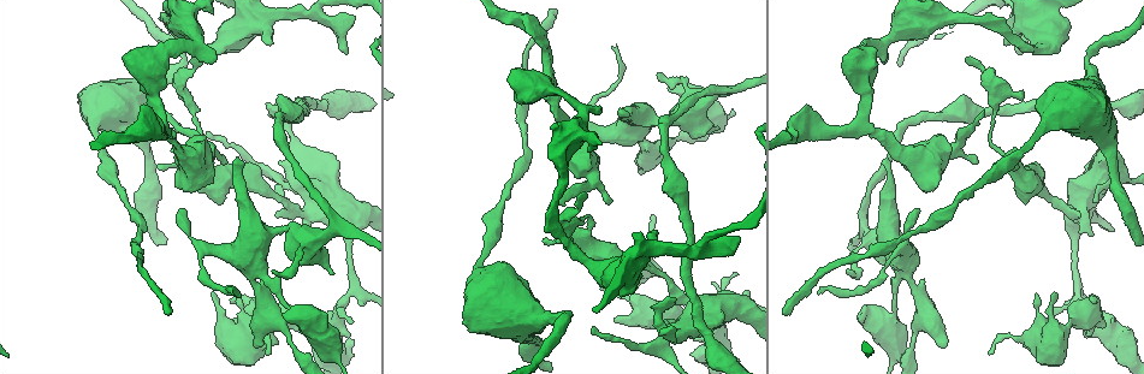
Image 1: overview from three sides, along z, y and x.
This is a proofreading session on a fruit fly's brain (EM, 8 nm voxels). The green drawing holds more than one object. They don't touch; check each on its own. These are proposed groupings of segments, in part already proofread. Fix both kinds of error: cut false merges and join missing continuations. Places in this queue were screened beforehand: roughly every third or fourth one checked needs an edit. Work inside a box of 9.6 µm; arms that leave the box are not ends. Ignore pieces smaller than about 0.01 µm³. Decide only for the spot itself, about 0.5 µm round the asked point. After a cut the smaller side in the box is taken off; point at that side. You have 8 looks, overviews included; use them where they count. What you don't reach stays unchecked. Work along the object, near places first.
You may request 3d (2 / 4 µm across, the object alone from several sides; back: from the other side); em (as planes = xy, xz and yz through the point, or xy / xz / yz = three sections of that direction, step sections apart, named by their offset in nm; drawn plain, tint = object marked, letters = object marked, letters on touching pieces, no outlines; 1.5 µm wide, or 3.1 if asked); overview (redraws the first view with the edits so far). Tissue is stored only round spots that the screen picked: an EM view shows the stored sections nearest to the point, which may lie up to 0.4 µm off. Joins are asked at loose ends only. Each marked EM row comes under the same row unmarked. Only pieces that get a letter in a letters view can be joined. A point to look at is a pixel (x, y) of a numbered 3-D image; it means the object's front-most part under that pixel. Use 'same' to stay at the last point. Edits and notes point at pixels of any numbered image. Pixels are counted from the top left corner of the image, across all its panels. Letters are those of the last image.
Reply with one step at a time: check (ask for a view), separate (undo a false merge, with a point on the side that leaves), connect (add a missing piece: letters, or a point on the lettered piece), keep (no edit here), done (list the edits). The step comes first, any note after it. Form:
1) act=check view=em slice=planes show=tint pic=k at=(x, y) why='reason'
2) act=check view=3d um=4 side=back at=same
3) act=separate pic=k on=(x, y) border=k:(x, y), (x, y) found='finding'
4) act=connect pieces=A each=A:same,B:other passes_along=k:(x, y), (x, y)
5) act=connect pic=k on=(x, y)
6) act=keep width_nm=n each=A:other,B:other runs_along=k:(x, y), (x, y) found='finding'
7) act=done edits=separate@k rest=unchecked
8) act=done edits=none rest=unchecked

act=check view=3d um=2 side=back pic=1 at=(585, 193)

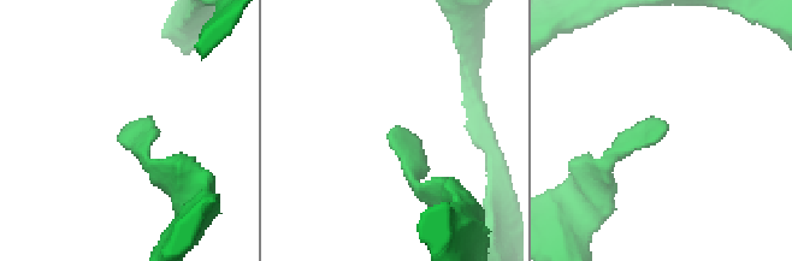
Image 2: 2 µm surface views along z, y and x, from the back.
act=check view=em slice=planes show=letters pic=2 at=(398, 131)

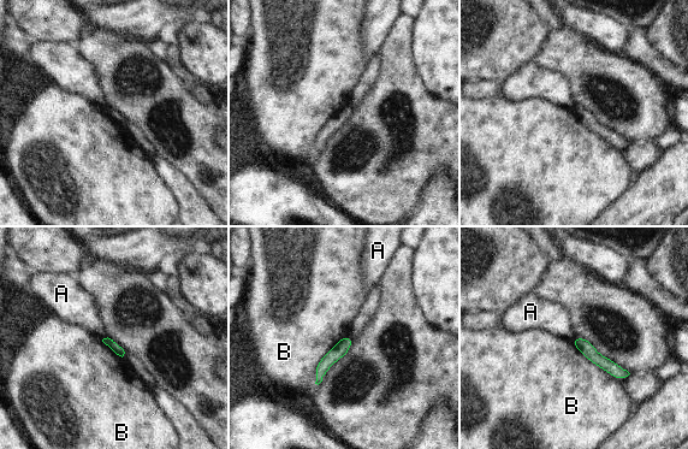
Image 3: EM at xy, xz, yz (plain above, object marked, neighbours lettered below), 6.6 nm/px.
act=keep each=A:other,B:other border=3:(570, 341), (589, 360), (618, 380) found='none of them fits'

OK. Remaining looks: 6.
act=check view=3d um=4 pic=1 at=(618, 111) why='free end'

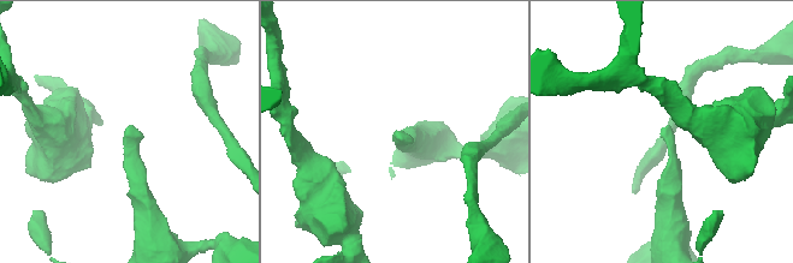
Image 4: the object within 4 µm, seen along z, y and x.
act=check view=em slice=xy step=4 show=letters pic=4 at=(664, 127)

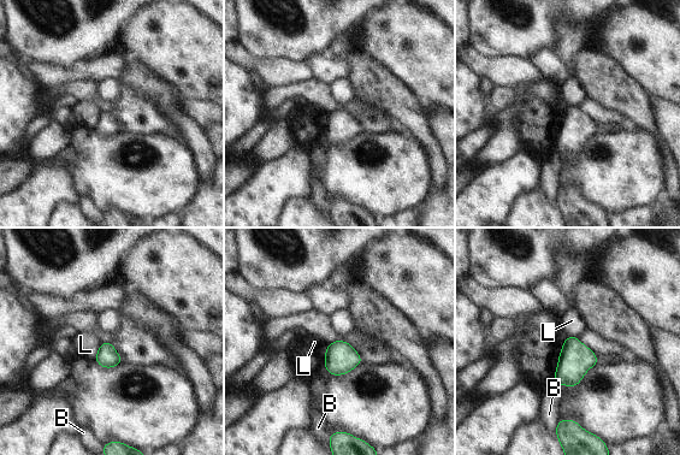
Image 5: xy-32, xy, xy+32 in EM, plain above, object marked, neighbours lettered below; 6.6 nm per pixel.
act=check view=em slice=planes show=letters at=same why='another direction'

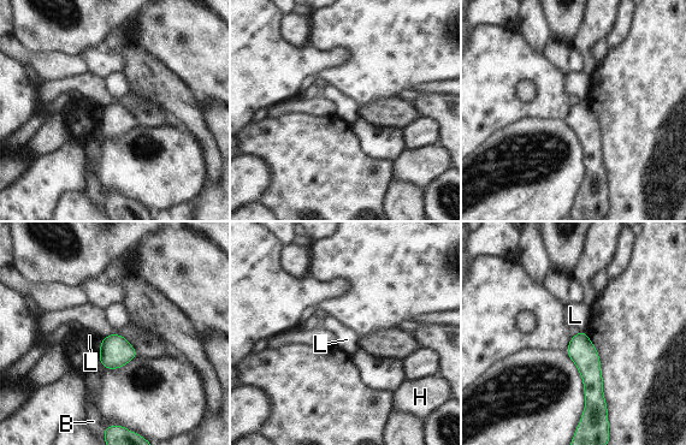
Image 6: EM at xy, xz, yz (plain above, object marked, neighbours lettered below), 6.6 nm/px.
act=keep width_nm=180 each=B:other,H:other,L:other border=6:(102, 339), (99, 349) found='none of them fits'

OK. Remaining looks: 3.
act=check view=3d um=4 side=back pic=1 at=(331, 274) why='free end'

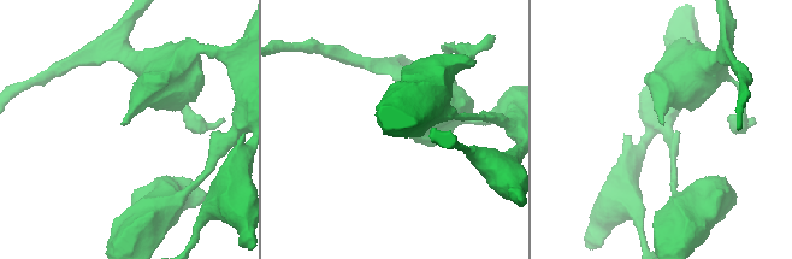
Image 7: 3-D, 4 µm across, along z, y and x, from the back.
act=check view=em slice=planes show=letters pic=7 at=(120, 124) why='now the EM'

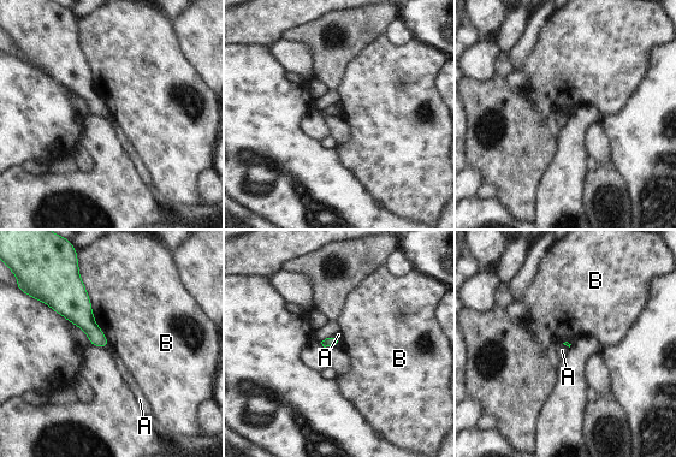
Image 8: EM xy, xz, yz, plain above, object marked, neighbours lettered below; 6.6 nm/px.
act=keep each=A:other,B:other found='no lettered piece goes on from it'

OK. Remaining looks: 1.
act=done edits=none rest=unchecked

